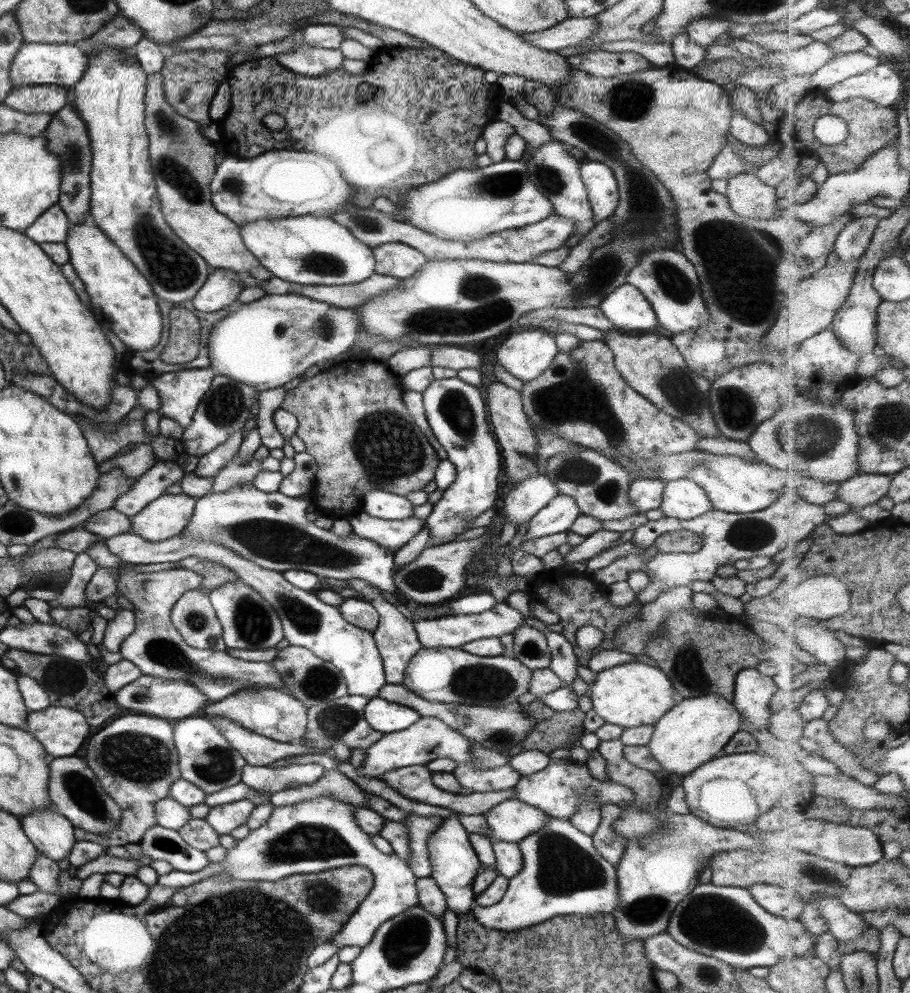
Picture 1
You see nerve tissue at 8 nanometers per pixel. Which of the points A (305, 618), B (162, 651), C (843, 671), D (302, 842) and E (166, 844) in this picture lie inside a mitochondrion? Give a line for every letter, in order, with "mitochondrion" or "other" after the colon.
A: mitochondrion
B: mitochondrion
C: other
D: mitochondrion
E: mitochondrion

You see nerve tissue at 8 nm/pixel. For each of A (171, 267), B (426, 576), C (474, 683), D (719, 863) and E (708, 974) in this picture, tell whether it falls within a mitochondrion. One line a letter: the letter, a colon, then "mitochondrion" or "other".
A: mitochondrion
B: mitochondrion
C: mitochondrion
D: other
E: mitochondrion

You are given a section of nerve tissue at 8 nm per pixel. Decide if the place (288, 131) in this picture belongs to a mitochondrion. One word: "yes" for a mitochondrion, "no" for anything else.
no

